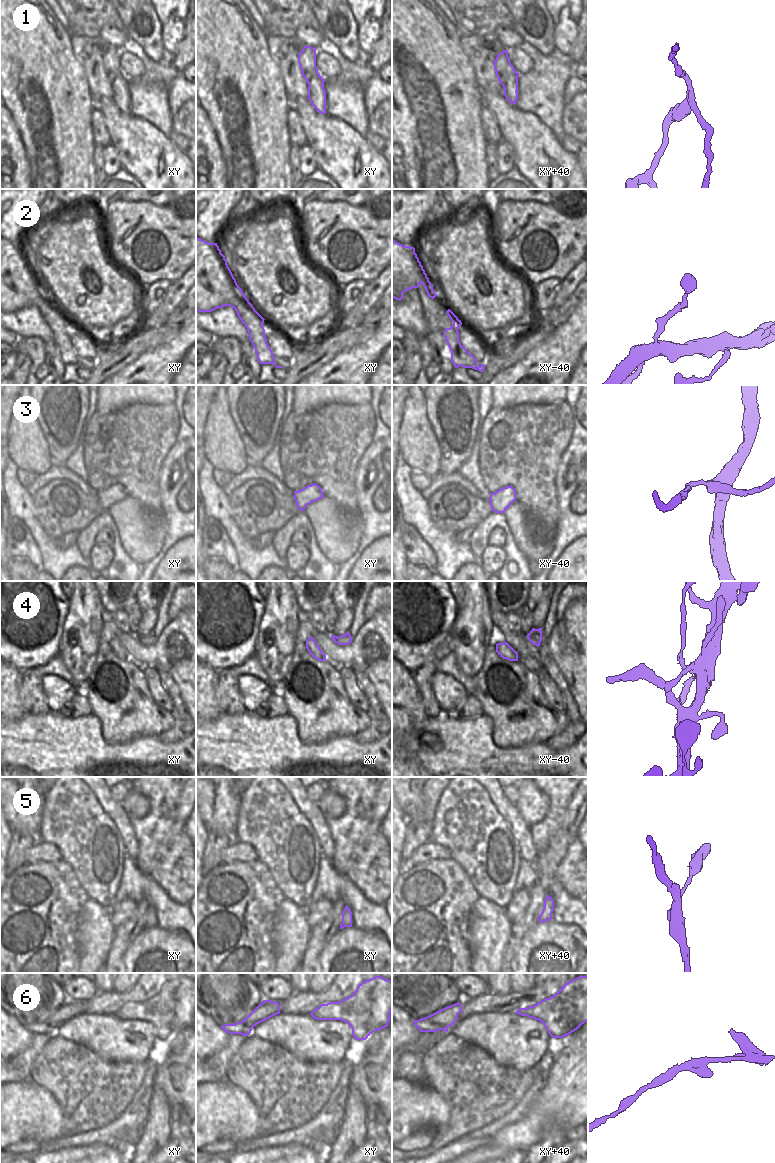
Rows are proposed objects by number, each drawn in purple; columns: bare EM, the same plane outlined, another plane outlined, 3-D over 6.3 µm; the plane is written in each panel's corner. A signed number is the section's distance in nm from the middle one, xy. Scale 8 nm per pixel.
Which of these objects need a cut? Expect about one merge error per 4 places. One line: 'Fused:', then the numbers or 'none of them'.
Fused: 1, 4

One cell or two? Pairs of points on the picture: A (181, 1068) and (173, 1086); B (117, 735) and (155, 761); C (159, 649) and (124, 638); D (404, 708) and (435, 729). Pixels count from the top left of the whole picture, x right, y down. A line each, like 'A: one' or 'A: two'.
A: one
B: two
C: one
D: two

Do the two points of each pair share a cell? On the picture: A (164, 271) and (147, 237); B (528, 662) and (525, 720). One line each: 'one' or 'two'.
A: one
B: two

